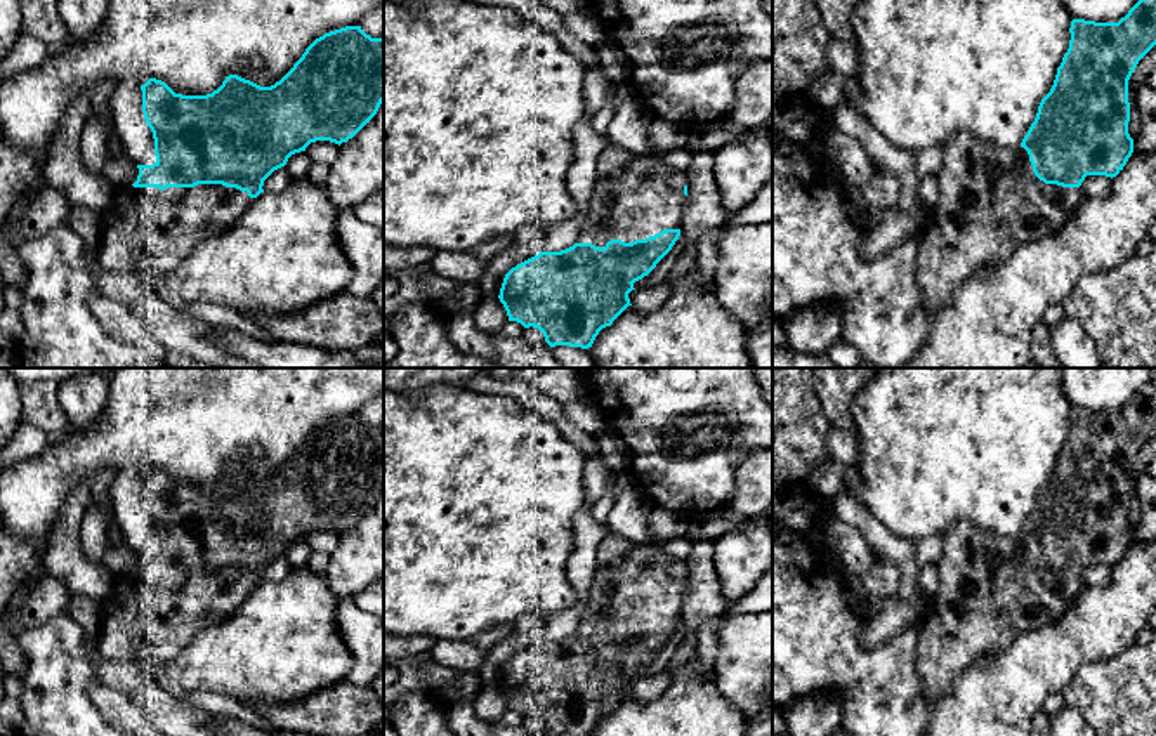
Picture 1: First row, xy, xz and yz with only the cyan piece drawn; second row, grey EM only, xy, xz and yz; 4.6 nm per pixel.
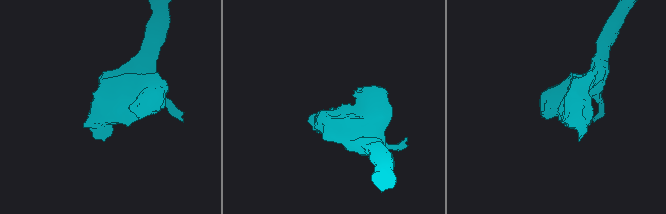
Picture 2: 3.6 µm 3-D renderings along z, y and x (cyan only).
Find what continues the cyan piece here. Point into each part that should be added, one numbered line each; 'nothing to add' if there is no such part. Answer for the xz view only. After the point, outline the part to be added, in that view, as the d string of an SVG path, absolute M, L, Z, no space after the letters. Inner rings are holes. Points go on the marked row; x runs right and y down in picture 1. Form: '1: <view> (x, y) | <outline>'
1: xz (636, 197) | M608 144L597 160L595 186L576 243L604 248L611 240L632 243L663 229L682 229L687 181L686 172L663 161Z

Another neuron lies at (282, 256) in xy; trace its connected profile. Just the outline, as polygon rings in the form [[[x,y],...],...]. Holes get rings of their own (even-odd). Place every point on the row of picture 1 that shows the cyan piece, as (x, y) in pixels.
[[[293,179],[279,193],[260,193],[224,233],[200,241],[170,273],[156,279],[158,297],[175,309],[194,302],[248,314],[293,314],[345,292],[352,266],[338,241],[338,208],[325,186]]]

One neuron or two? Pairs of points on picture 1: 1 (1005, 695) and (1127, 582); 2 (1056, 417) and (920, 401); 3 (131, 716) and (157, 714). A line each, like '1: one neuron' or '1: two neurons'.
1: one neuron
2: one neuron
3: two neurons

